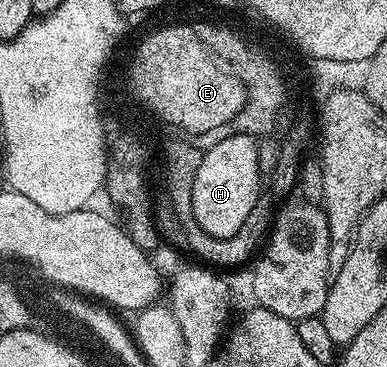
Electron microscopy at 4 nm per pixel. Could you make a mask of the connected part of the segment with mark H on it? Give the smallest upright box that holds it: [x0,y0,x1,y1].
[193,133,262,237]

